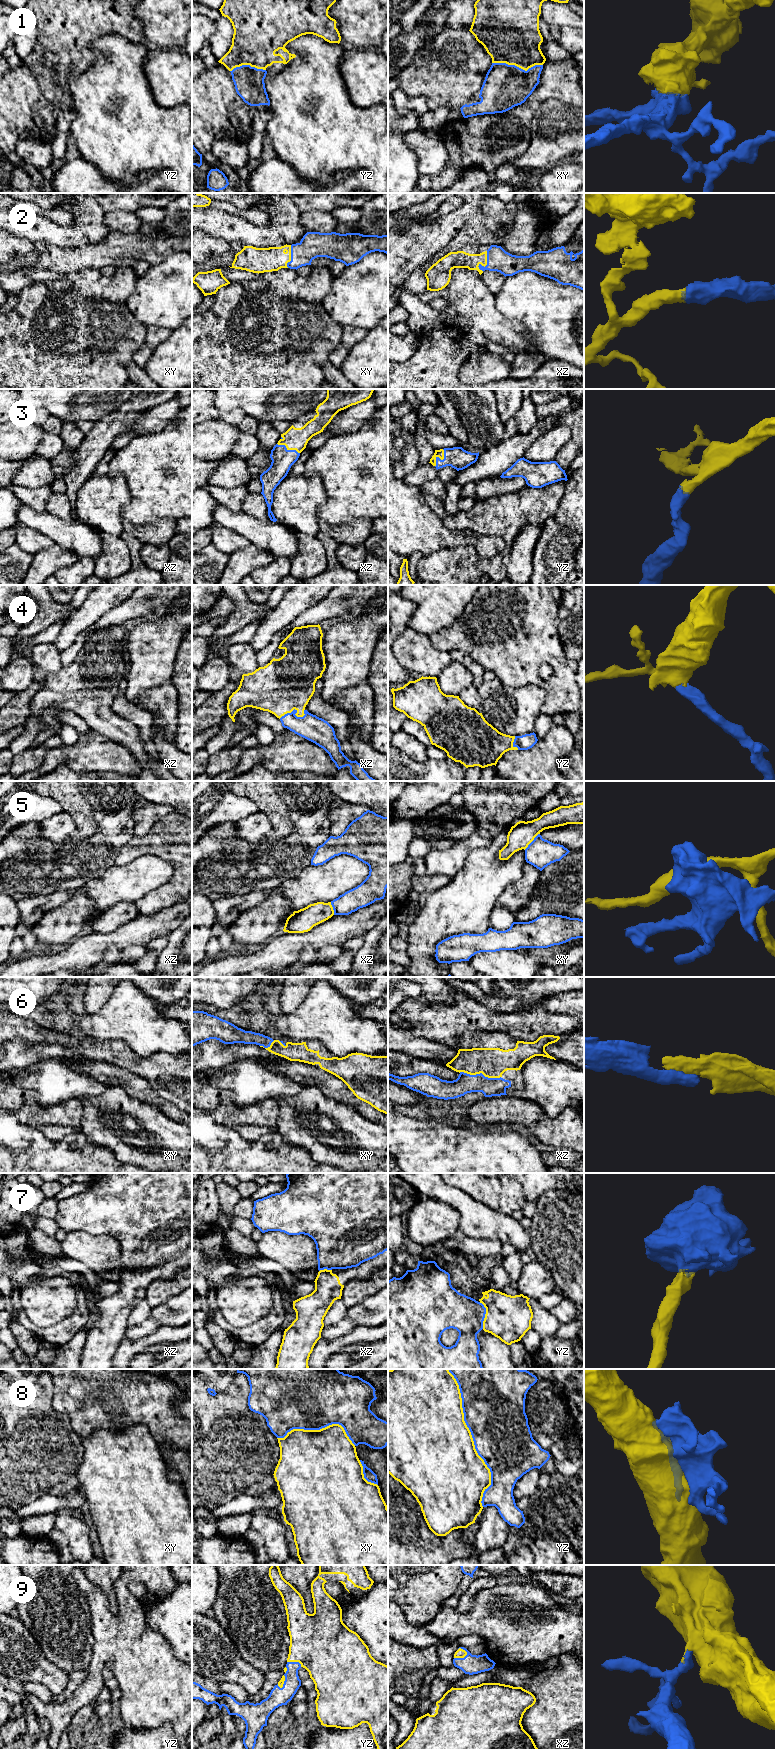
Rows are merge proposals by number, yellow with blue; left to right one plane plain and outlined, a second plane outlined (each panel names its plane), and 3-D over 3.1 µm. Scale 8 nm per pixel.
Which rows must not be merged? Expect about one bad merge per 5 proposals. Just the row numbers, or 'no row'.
5, 8

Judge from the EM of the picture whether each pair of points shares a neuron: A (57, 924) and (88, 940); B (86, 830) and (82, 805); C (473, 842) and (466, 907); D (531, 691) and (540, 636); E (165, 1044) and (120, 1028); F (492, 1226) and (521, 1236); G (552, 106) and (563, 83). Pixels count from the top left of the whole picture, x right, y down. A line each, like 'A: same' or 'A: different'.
A: different
B: same
C: different
D: different
E: same
F: same
G: different

